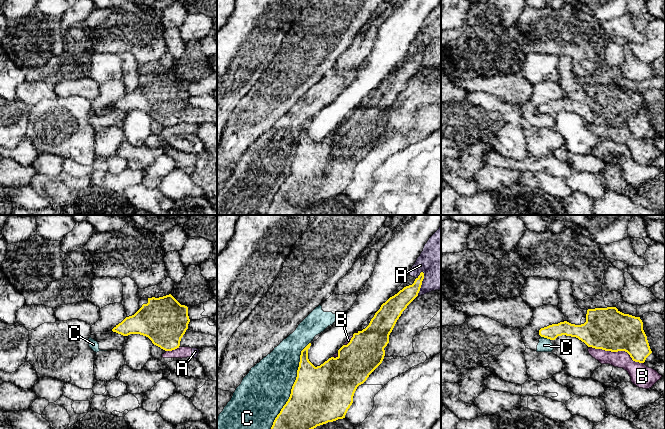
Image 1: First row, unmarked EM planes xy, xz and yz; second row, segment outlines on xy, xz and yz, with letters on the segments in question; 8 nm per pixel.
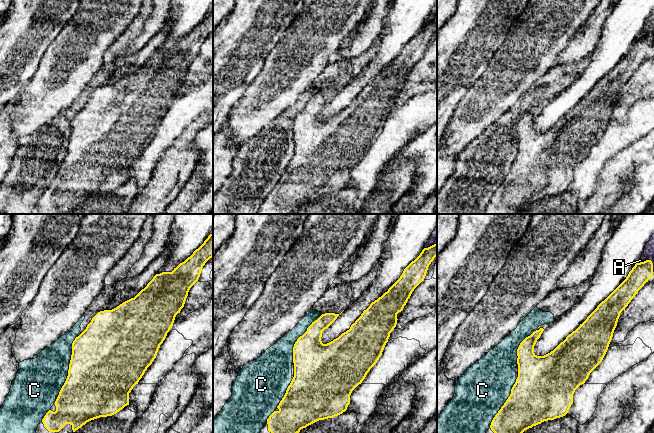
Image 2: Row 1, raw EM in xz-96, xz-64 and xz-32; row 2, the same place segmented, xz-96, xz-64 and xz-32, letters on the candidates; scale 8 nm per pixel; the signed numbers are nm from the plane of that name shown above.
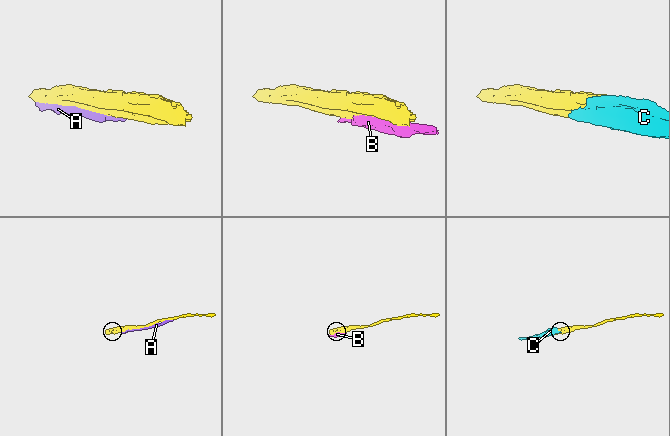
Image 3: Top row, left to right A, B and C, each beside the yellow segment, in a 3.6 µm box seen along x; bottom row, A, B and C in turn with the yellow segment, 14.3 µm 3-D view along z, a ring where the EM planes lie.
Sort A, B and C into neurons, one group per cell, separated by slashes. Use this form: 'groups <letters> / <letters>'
groups A B / C

